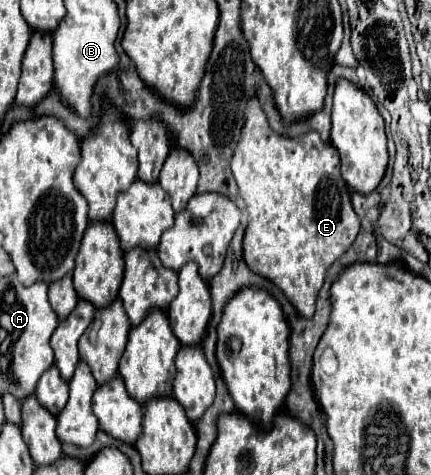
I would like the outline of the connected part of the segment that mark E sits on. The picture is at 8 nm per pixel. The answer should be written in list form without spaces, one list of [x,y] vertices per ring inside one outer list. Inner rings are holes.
[[[250,101],[246,125],[242,127],[242,137],[232,157],[232,173],[240,187],[240,195],[248,205],[250,221],[244,235],[244,261],[248,269],[280,287],[302,317],[312,317],[328,267],[346,253],[360,231],[360,219],[350,203],[350,189],[340,177],[338,151],[330,143],[324,143],[316,131],[300,137],[278,135],[270,129],[260,103]]]

